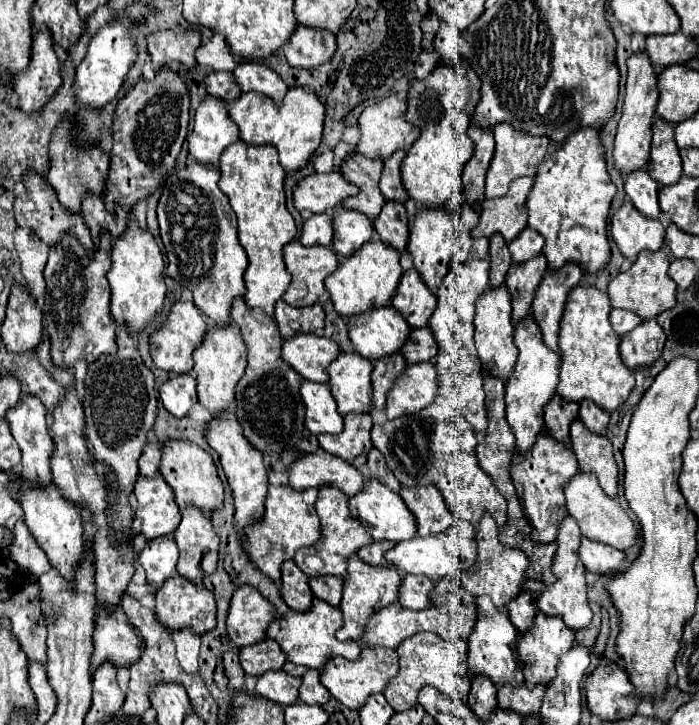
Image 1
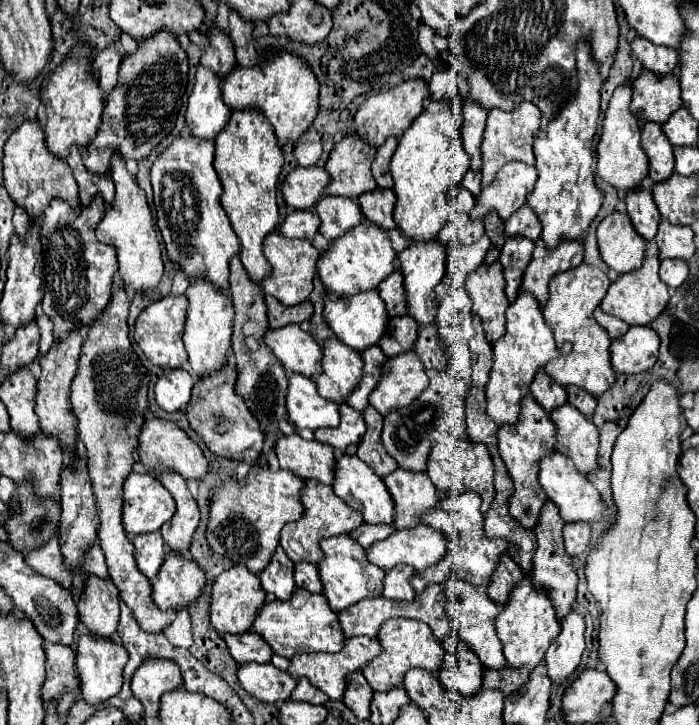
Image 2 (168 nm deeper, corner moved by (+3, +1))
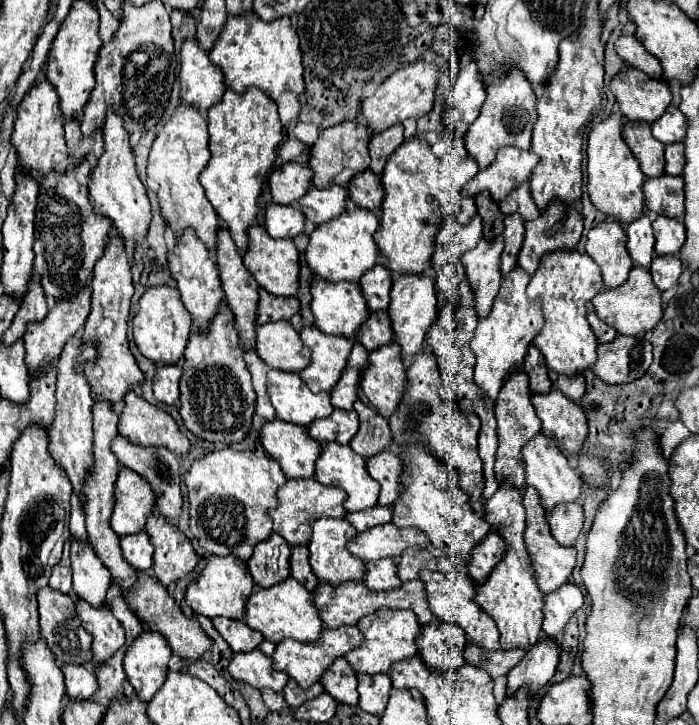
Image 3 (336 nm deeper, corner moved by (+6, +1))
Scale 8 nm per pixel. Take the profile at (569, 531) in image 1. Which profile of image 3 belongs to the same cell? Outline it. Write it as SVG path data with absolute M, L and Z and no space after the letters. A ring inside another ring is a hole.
M526 486L524 490L524 508L526 508L526 530L524 530L524 544L528 548L528 556L532 560L532 572L536 578L538 588L546 594L546 592L554 592L554 588L560 588L568 576L572 574L572 568L576 564L576 548L570 546L560 546L552 534L550 534L550 526L546 524L546 512L540 504L540 496L538 492L534 492L534 488Z

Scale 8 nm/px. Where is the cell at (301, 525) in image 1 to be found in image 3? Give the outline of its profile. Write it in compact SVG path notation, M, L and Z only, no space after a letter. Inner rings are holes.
M222 448L194 460L184 474L188 488L190 532L208 554L234 554L242 560L252 556L254 544L270 536L272 524L266 516L268 508L278 504L276 492L286 482L278 462L266 454L252 450Z

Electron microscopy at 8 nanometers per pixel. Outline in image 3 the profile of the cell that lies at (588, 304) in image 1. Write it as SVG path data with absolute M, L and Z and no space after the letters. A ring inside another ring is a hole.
M556 250L542 256L538 270L530 278L528 296L542 302L542 332L536 334L534 344L544 354L550 370L566 376L582 374L592 368L596 356L596 336L586 320L586 304L604 288L600 268L592 258L578 250Z

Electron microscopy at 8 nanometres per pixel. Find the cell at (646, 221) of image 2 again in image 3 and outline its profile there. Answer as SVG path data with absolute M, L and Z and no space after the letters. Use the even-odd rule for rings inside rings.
M648 212L626 226L628 234L628 254L634 260L636 266L648 268L654 258L654 232L652 232L652 220Z

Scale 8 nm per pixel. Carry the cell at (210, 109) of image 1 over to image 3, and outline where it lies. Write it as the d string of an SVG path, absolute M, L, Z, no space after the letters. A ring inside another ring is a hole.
M188 38L182 42L180 58L182 100L206 112L206 108L218 102L226 90L224 74L208 60L208 54L198 48L196 38Z

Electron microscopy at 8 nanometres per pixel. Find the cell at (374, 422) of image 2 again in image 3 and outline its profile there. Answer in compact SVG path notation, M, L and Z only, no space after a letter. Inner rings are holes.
M360 400L354 402L354 410L358 412L358 418L360 418L360 430L350 440L348 446L362 458L370 458L378 452L388 450L392 440L388 420L382 418L372 408L368 408L366 404L362 404Z

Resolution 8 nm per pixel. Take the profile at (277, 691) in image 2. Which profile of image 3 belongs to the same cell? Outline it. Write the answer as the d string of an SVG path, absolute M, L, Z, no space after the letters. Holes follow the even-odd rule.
M258 648L234 654L228 670L236 680L242 680L254 688L272 688L274 692L282 692L288 682L288 676L284 672L276 672L270 656Z

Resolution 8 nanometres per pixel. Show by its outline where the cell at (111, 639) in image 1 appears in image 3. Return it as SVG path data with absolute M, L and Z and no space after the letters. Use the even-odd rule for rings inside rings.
M72 540L70 560L74 572L74 594L94 606L102 606L110 588L110 572L106 572L102 560L94 556L94 550L84 540Z

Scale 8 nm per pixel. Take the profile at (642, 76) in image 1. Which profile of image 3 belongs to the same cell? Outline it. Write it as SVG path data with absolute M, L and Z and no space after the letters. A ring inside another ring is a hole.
M608 116L600 124L596 124L588 134L588 194L592 204L606 216L616 218L622 224L630 224L638 220L644 214L644 196L642 196L642 184L644 176L640 170L638 160L634 160L630 148L622 140L622 124L618 116Z

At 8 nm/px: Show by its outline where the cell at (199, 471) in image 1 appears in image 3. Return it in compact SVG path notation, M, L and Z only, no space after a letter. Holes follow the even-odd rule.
M130 390L124 398L124 414L118 422L118 434L134 444L166 446L176 454L190 450L188 438L180 432L174 418L158 406L148 404L136 390Z

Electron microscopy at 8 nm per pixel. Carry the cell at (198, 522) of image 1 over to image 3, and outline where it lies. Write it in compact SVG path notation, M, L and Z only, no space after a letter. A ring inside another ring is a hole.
M116 436L112 440L112 452L116 454L118 462L134 472L138 472L154 490L156 494L156 510L168 518L168 520L176 520L180 516L182 510L182 494L180 494L180 464L174 452L170 452L168 448L148 448L148 446L140 446L134 444L130 440L126 440L124 436Z

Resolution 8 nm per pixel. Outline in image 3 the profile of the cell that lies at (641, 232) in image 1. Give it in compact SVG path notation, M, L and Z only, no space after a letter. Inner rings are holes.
M606 220L588 232L586 254L600 266L606 288L624 284L634 266L626 252L626 232L616 220Z

